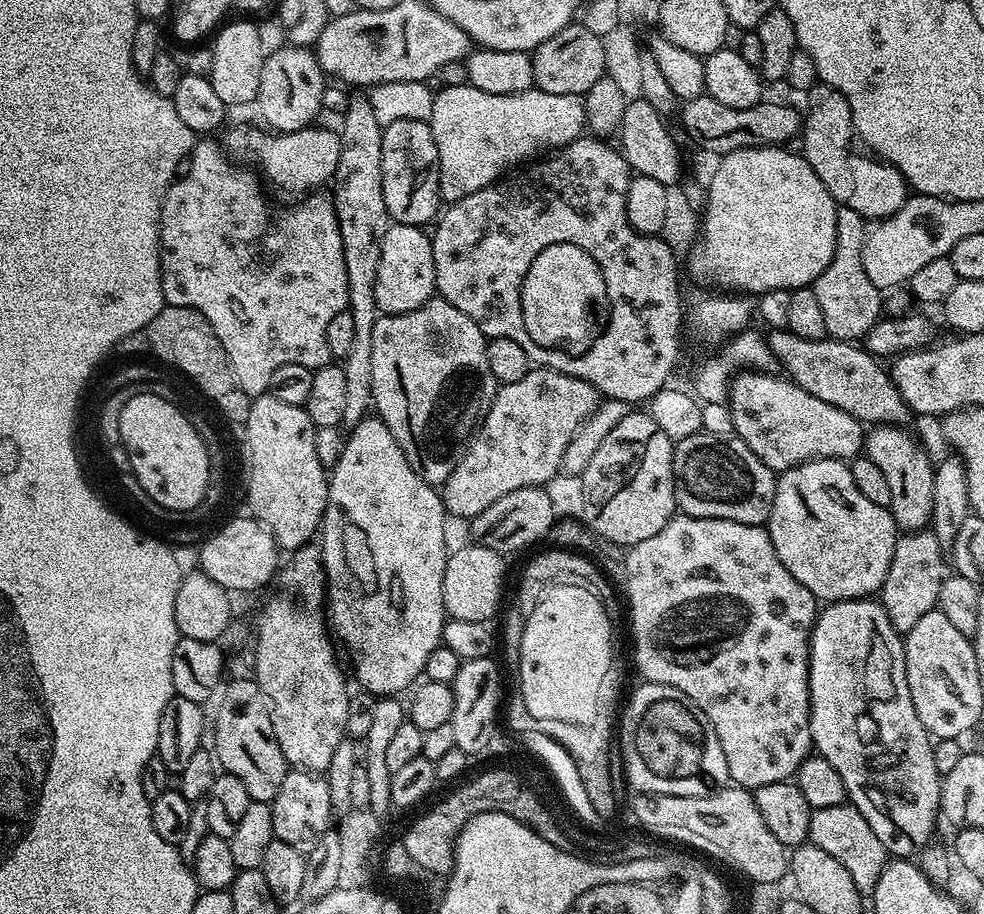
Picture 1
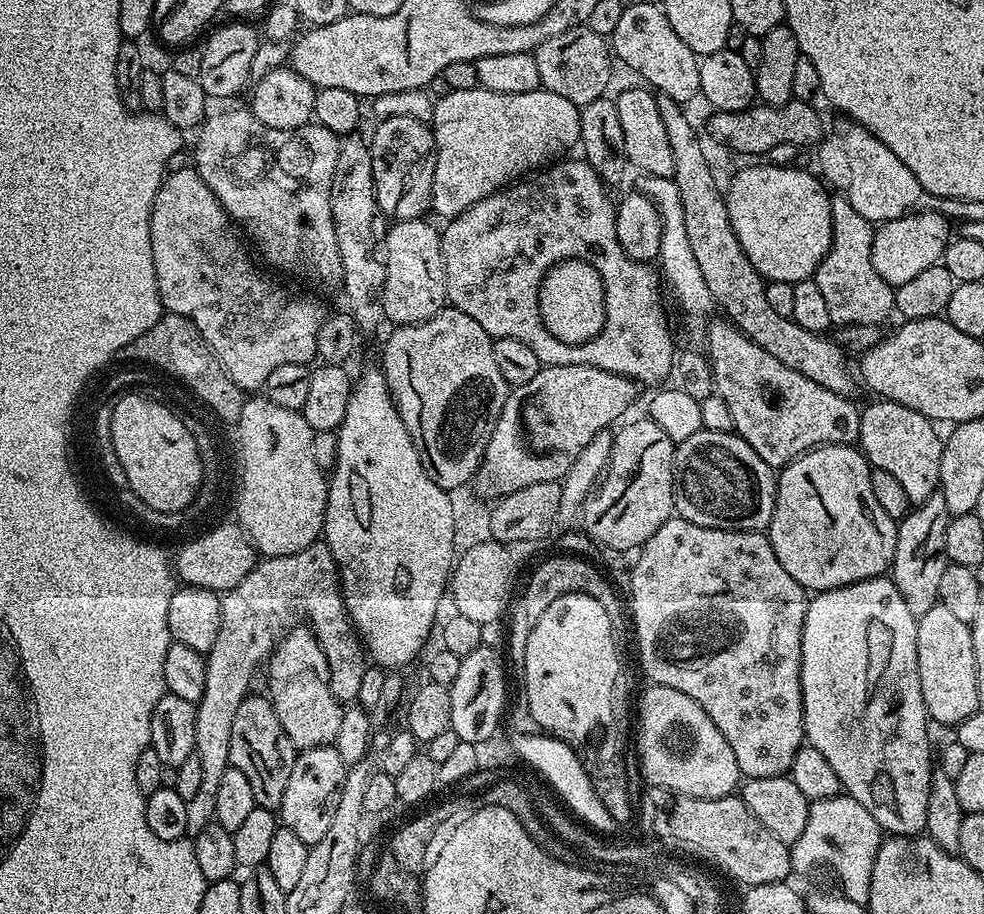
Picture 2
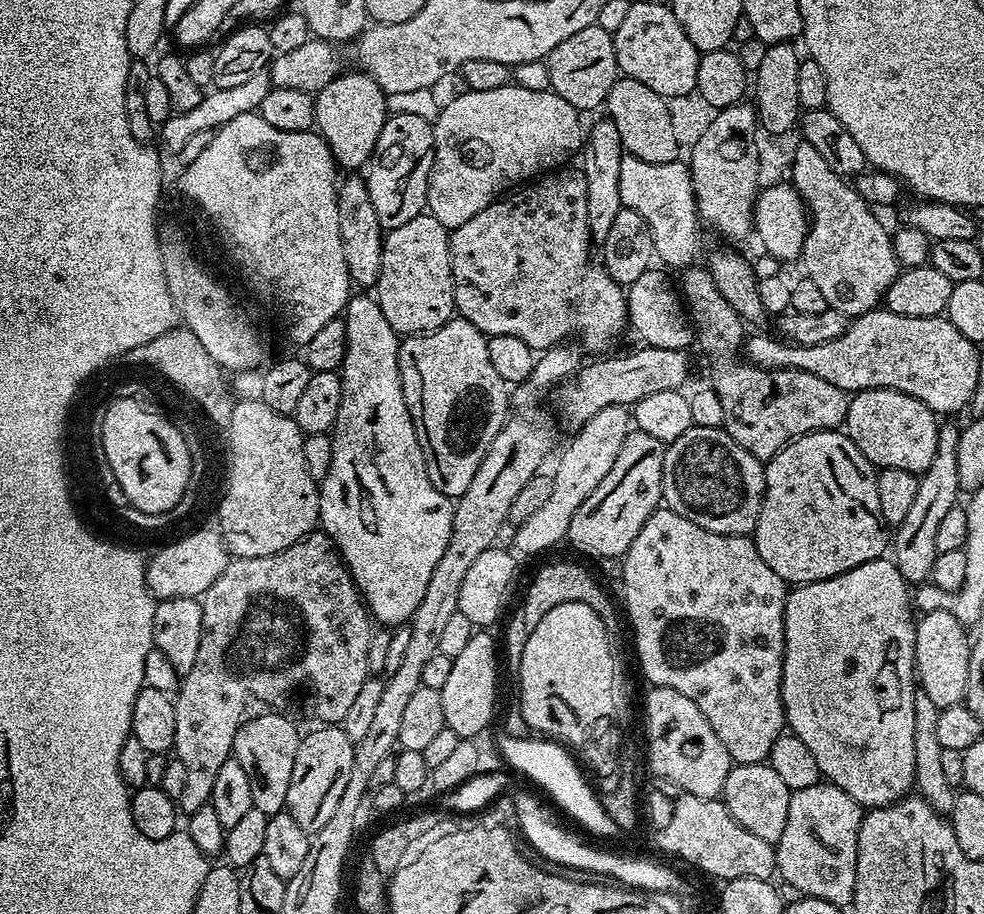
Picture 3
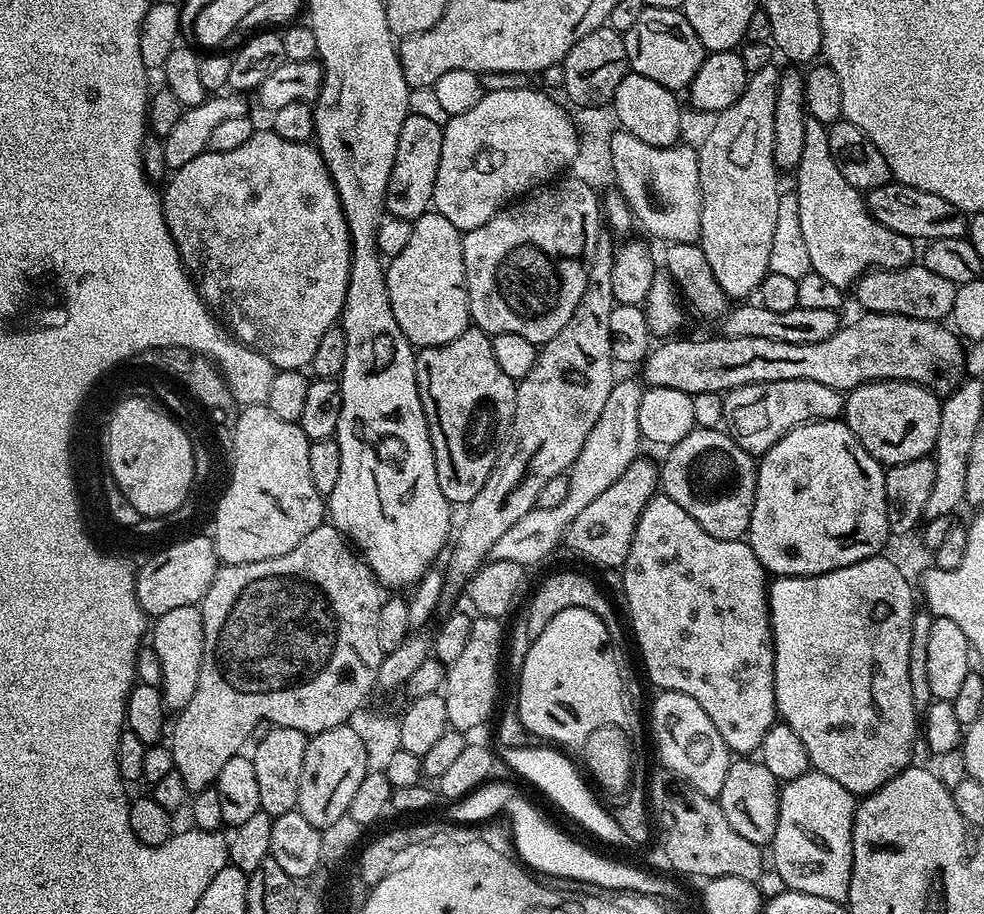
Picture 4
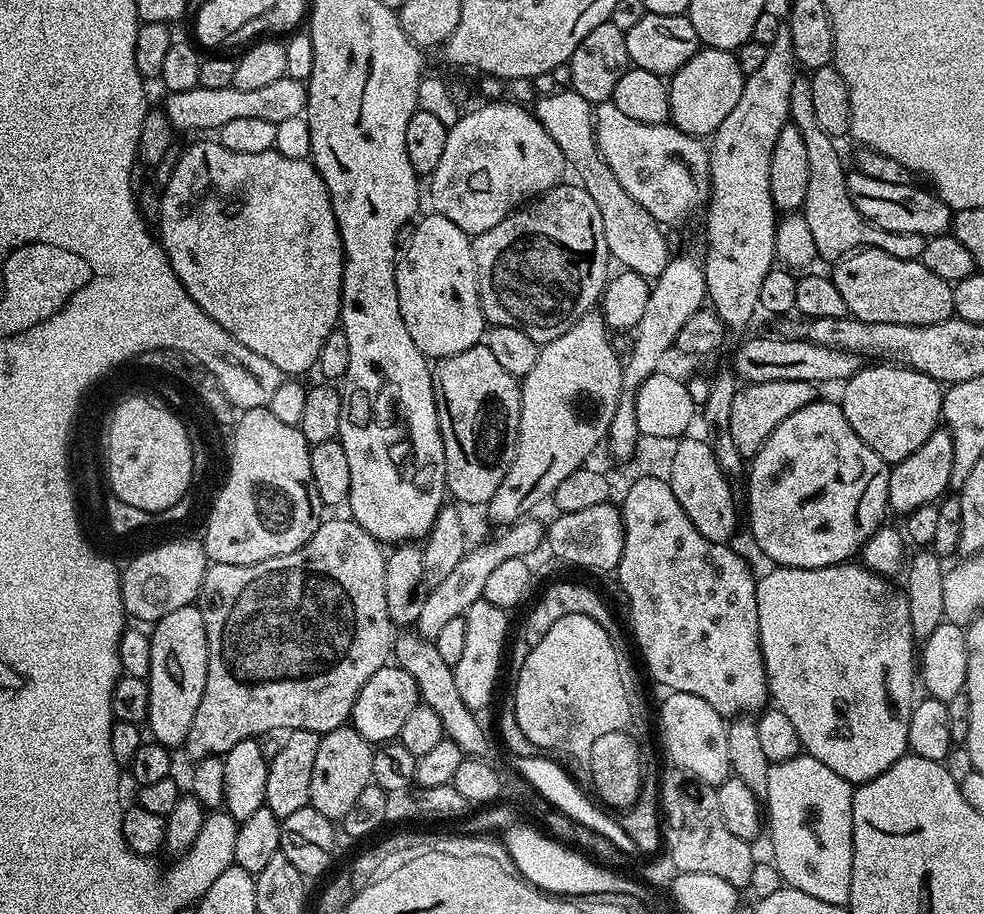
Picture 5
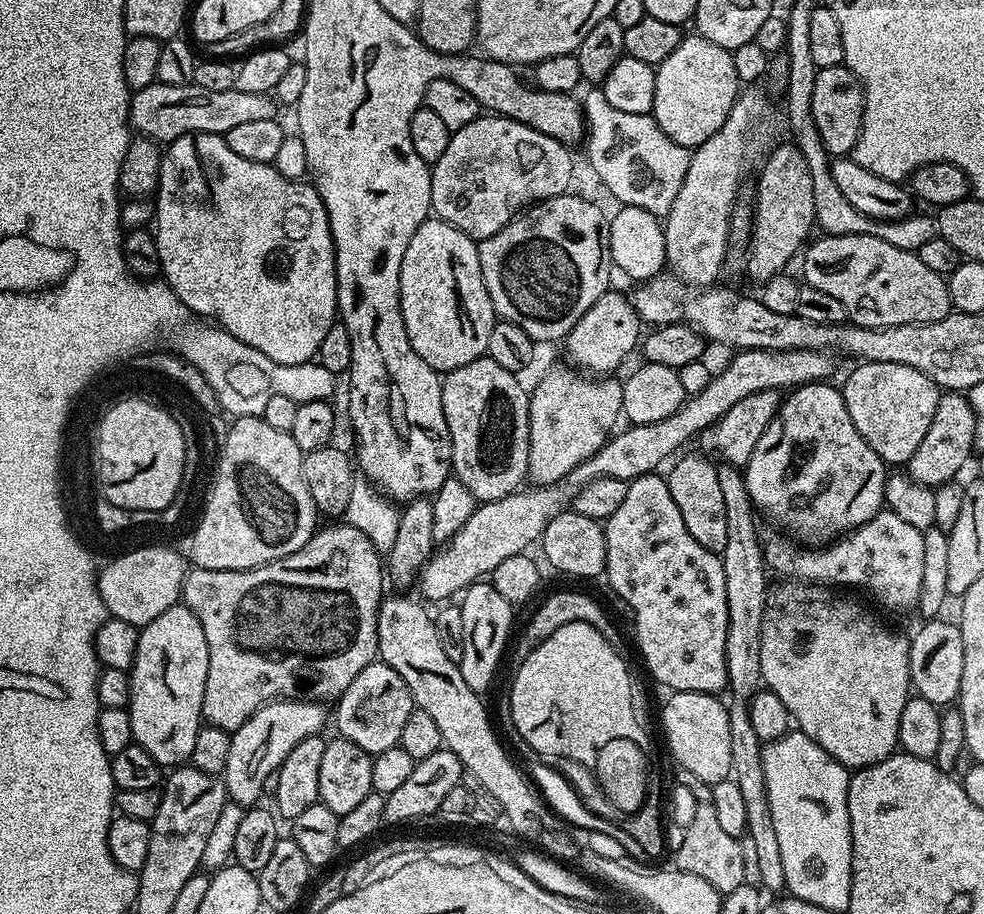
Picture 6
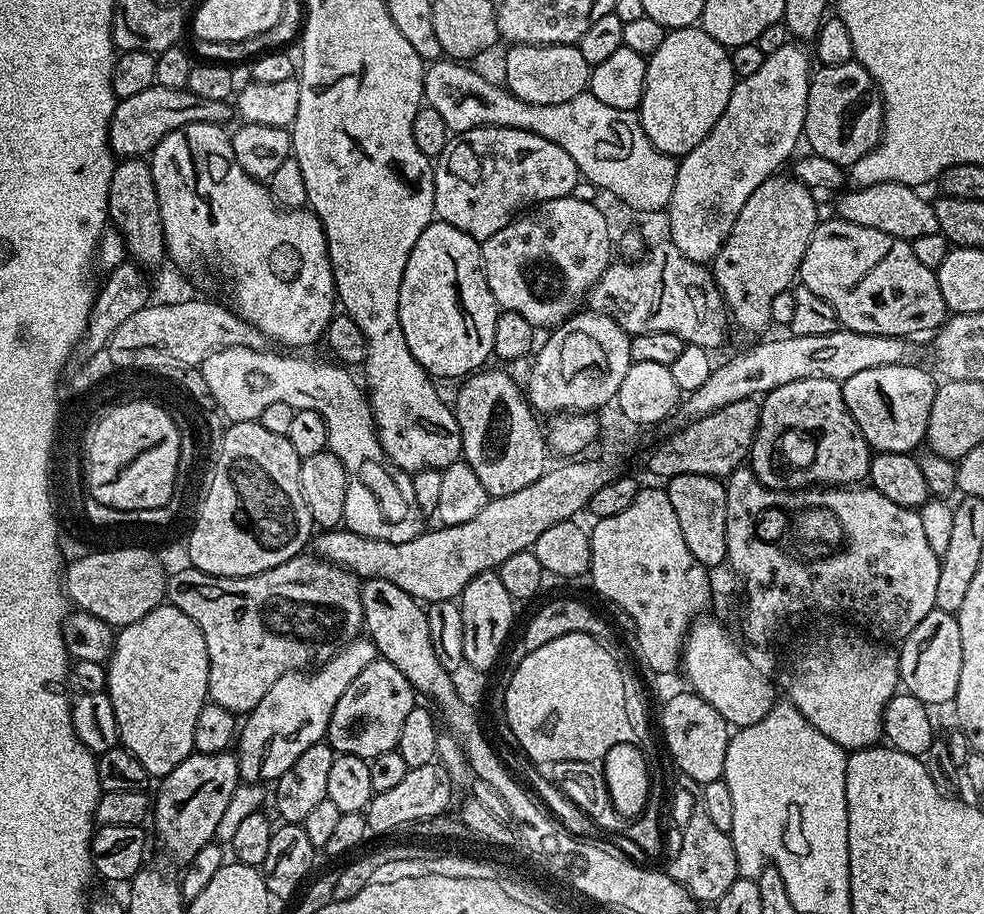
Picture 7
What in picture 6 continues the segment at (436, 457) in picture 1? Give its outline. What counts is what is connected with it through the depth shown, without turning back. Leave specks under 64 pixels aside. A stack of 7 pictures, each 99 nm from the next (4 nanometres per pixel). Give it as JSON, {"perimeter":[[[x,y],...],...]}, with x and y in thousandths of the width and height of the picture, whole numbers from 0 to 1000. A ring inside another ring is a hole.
{"perimeter":[[[494,387],[465,405],[450,408],[449,453],[453,453],[453,466],[457,470],[459,485],[459,516],[474,532],[484,549],[514,545],[537,525],[537,502],[539,501],[539,449],[538,430],[527,420],[525,408],[506,400],[502,392]]]}

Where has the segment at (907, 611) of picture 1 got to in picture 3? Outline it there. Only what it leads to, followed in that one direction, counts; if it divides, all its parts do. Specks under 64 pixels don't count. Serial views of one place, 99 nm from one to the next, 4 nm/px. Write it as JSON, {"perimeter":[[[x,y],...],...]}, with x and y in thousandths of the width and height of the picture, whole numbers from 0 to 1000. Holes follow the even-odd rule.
{"perimeter":[[[961,462],[955,464],[953,470],[953,492],[949,497],[949,505],[935,522],[933,540],[929,540],[929,549],[920,562],[919,570],[909,582],[909,616],[924,640],[935,641],[947,629],[947,620],[951,618],[953,598],[951,590],[956,590],[959,568],[973,555],[972,540],[977,537],[974,525],[972,489],[977,469]]]}

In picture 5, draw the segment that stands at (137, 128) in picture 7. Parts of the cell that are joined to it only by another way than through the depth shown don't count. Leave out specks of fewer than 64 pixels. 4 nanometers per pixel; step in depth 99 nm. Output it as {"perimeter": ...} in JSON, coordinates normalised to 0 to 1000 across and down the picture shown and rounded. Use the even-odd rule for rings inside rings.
{"perimeter":[[[290,82],[283,90],[273,90],[263,98],[209,98],[205,95],[171,101],[168,104],[165,121],[174,133],[176,141],[187,144],[199,144],[202,140],[222,142],[235,133],[237,129],[266,129],[269,133],[291,133],[291,129],[306,126],[313,117],[313,93],[310,89],[300,88]]]}

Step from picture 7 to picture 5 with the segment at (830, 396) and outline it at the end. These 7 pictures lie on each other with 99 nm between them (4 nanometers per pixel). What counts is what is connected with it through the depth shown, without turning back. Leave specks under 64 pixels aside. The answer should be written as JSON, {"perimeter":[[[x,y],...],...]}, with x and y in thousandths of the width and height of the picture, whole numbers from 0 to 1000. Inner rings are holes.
{"perimeter":[[[830,435],[825,441],[815,444],[815,449],[807,449],[807,453],[803,453],[803,457],[796,460],[786,473],[783,474],[772,487],[768,498],[763,500],[762,511],[758,516],[758,526],[760,525],[760,573],[764,588],[768,590],[768,596],[772,598],[773,605],[785,612],[786,618],[795,621],[838,621],[839,619],[848,619],[856,617],[867,612],[866,608],[875,603],[880,592],[888,585],[894,577],[899,572],[898,560],[903,559],[902,555],[902,519],[904,510],[892,497],[888,497],[888,492],[884,492],[884,488],[880,488],[880,484],[876,484],[876,479],[872,479],[872,475],[868,470],[868,466],[864,466],[864,462],[860,457],[857,445],[853,441],[845,442],[841,438]]]}

